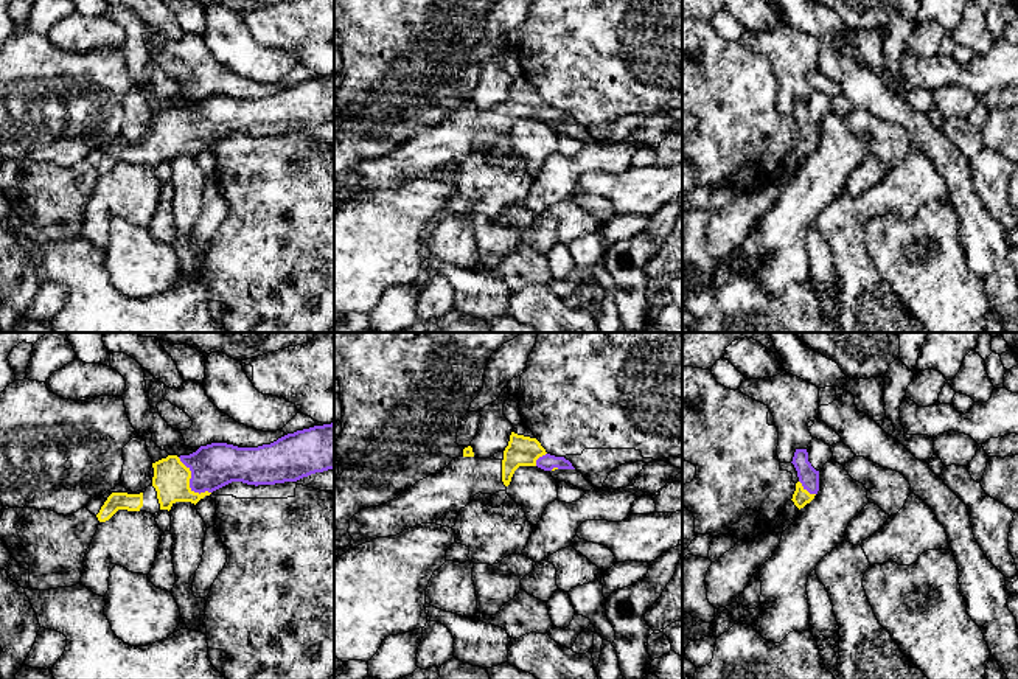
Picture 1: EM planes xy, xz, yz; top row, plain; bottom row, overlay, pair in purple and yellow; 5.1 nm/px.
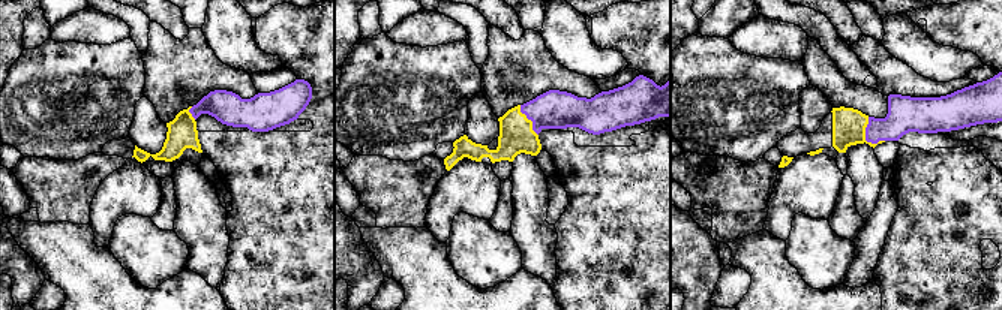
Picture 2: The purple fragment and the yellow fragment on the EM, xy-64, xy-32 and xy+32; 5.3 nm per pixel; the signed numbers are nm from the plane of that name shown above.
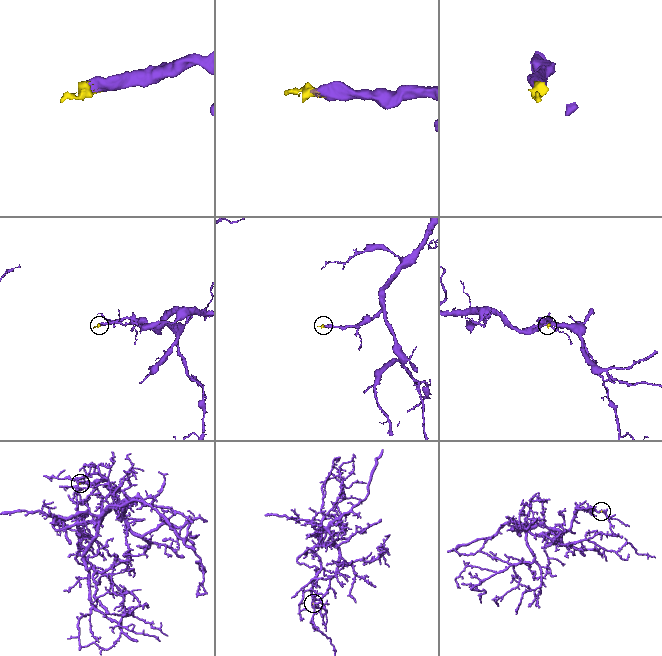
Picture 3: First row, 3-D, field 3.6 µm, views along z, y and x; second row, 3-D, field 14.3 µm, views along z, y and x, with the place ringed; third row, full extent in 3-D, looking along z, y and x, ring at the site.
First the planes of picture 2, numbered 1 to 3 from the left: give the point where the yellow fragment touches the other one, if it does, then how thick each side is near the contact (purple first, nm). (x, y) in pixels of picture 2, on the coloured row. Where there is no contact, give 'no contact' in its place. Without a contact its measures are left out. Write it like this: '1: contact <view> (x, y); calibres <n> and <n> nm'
1: contact xy-64 (189, 111); calibres 170 and 160 nm
2: contact xy-32 (530, 119); calibres 200 and 190 nm
3: contact xy+32 (866, 138); calibres 190 and 180 nm

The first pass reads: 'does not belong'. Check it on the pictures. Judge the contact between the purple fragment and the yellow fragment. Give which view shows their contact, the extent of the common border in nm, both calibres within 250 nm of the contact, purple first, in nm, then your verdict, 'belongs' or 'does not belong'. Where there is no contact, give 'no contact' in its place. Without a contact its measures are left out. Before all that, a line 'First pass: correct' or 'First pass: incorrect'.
First pass: incorrect
contact in xy; length 260 nm; calibres 220 and 190 nm; belongs

